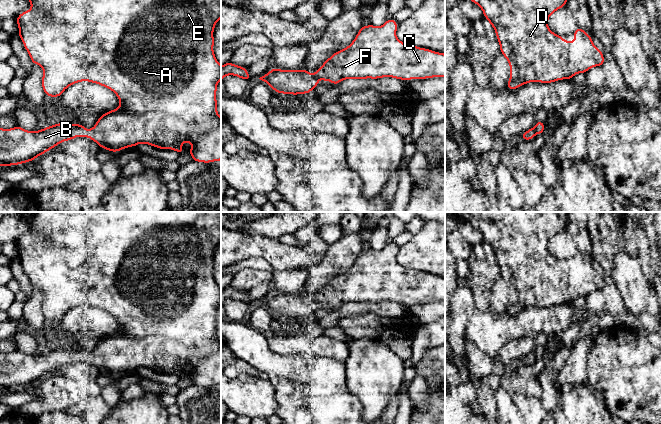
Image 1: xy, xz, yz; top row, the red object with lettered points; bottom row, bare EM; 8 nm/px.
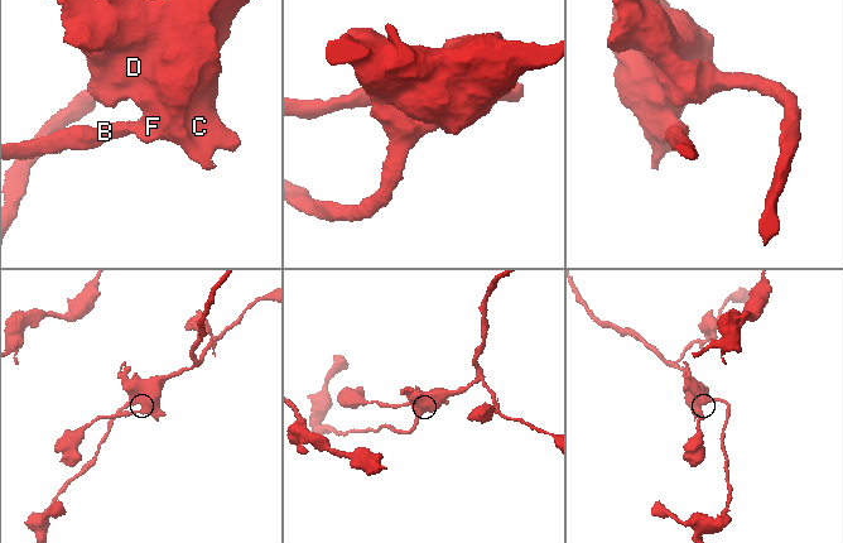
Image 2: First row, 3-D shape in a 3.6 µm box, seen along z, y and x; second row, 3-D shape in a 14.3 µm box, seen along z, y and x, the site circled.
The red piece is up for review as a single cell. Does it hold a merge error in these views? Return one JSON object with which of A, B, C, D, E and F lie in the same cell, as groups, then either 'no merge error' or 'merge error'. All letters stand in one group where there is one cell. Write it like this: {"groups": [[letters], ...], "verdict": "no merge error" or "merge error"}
{"groups": [["A", "B", "C", "D", "E", "F"]], "verdict": "no merge error"}

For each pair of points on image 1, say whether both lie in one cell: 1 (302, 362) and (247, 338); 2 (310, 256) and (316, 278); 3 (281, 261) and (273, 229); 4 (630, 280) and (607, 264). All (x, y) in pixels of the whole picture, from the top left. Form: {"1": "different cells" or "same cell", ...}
{"1": "same cell", "2": "different cells", "3": "different cells", "4": "different cells"}

